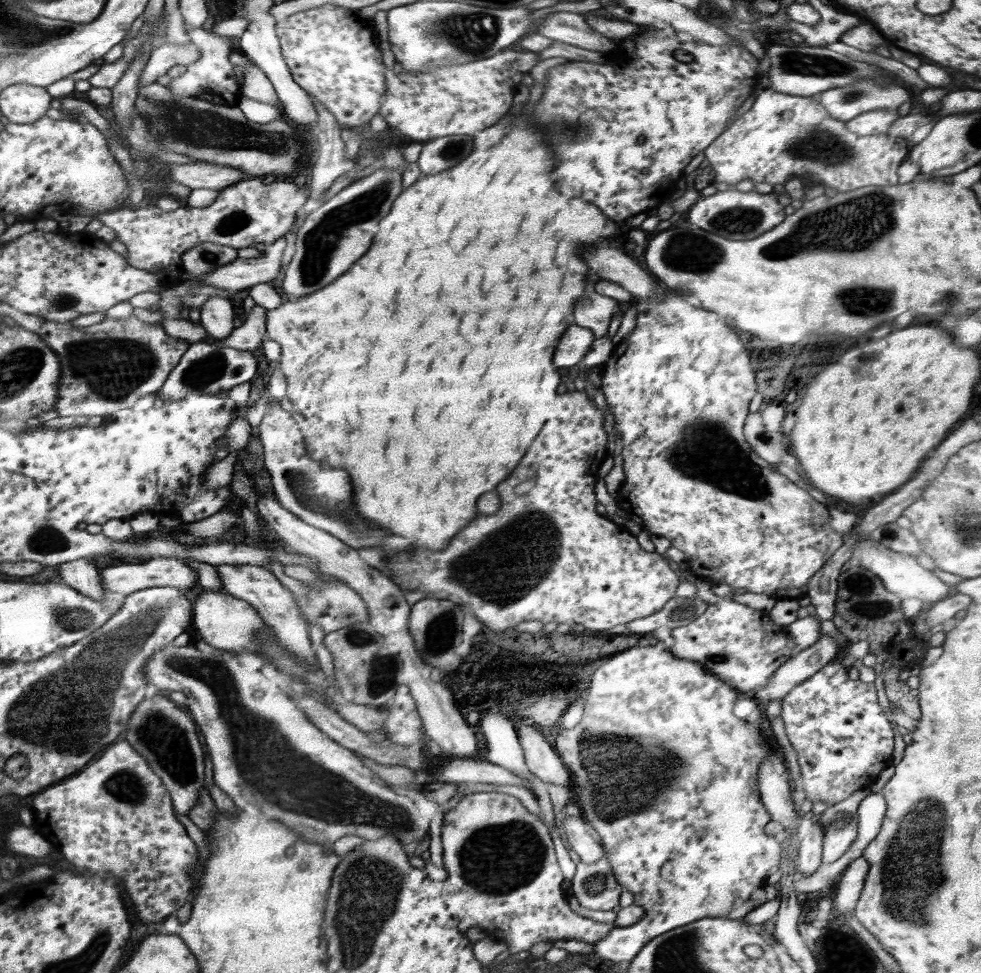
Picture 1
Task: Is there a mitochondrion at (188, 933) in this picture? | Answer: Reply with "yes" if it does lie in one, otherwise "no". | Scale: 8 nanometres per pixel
no

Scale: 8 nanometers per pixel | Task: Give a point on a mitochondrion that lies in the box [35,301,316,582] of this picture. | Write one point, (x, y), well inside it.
(111, 367)

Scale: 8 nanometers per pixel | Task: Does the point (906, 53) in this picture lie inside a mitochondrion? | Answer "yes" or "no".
no

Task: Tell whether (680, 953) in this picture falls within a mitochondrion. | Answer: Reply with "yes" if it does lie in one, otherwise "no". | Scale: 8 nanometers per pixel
yes

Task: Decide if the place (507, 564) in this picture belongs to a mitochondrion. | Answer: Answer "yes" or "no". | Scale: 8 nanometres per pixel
yes

